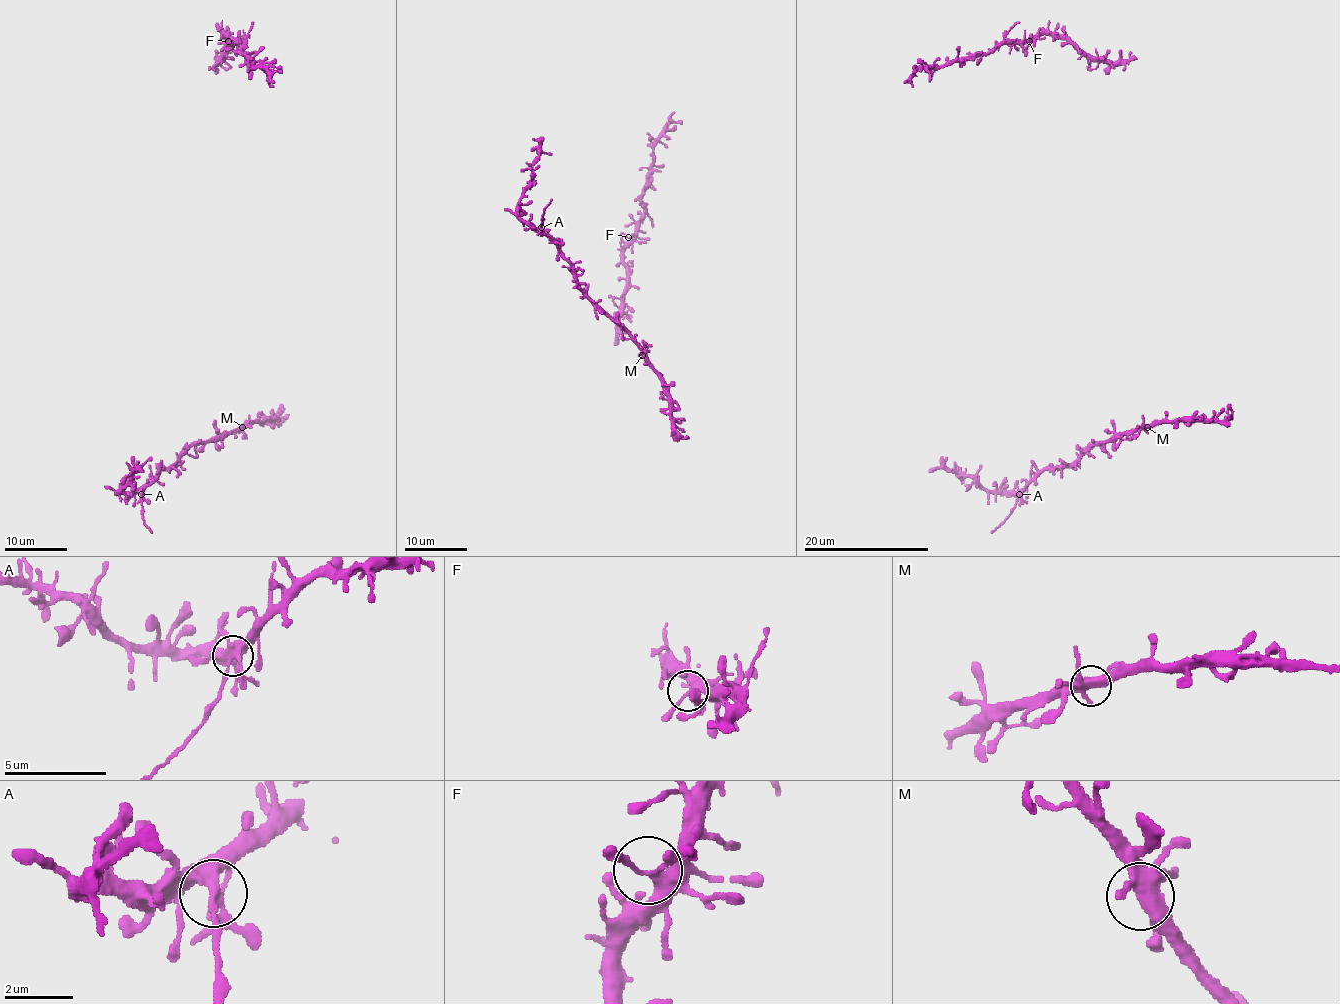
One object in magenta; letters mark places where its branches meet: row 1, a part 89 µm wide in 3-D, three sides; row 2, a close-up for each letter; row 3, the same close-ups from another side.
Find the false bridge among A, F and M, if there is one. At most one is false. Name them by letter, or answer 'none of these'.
A

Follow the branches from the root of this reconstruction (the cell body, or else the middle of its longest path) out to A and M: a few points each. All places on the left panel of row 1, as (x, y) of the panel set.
A: (249, 415), (249, 421), (242, 427), (218, 433), (205, 441), (196, 441), (172, 466), (165, 468), (141, 494)
M: (249, 415), (249, 421), (242, 427)

